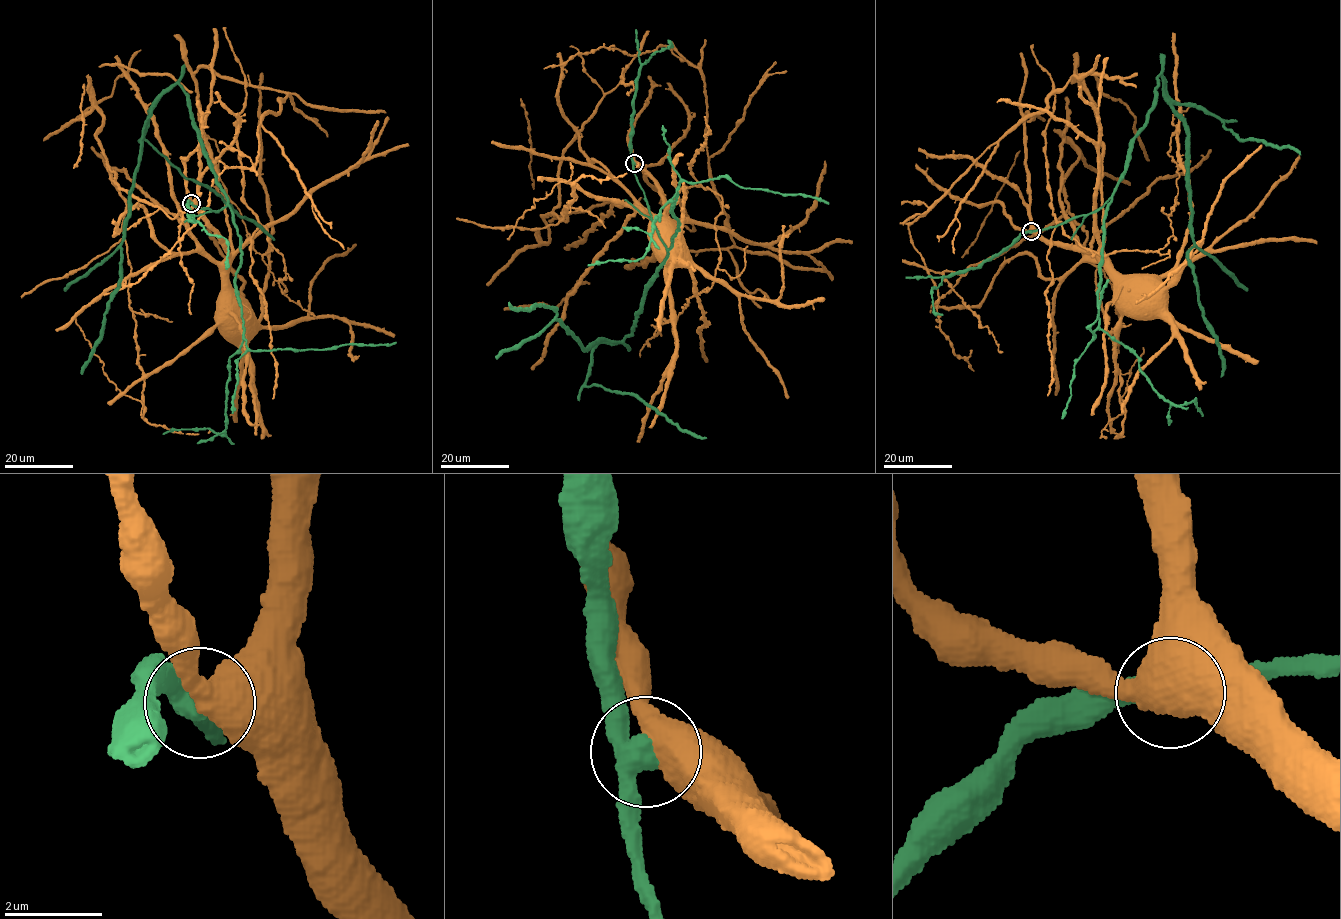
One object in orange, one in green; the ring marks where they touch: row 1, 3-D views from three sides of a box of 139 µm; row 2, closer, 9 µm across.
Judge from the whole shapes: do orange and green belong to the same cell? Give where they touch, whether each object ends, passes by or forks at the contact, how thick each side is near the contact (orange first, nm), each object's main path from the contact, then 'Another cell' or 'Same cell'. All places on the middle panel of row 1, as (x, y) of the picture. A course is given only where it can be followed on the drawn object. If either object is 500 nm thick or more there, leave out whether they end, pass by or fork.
Place: (634, 163). Thickness 550 nm (orange) against 420 nm. Course of orange: (634, 163), (655, 182), (663, 200), (664, 227), (657, 232). Course of green: (634, 163), (667, 254), (629, 336), (581, 347), (556, 319), (556, 307), (536, 303), (524, 310), (509, 302). Same cell

